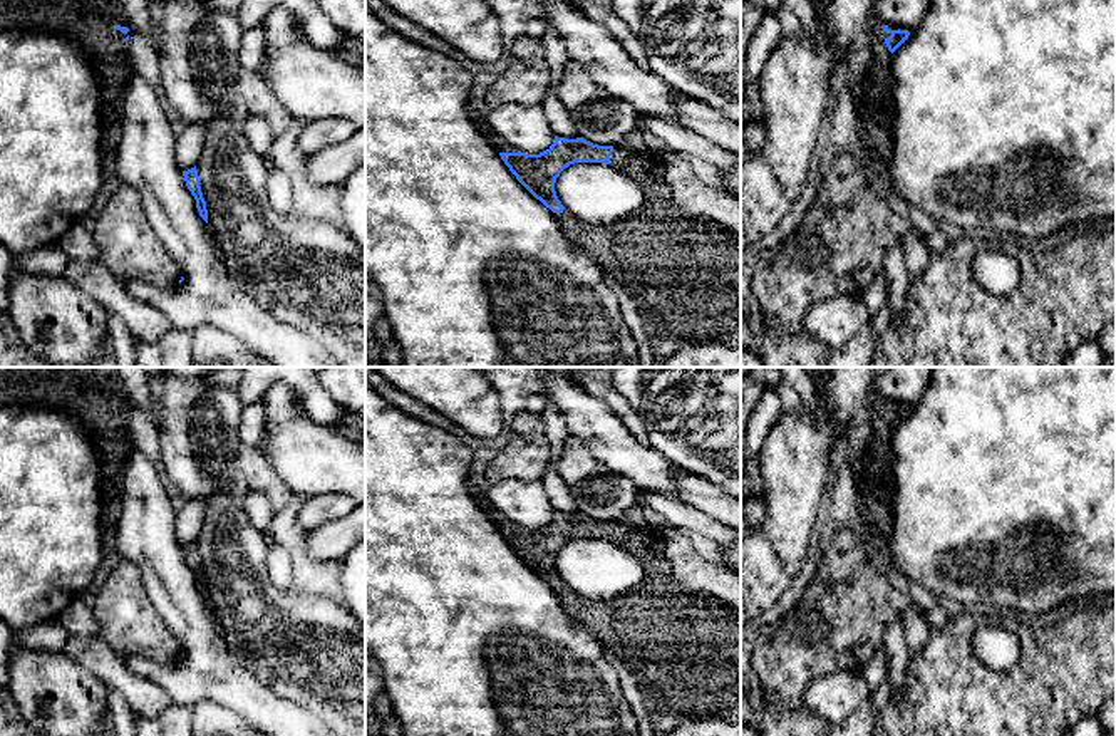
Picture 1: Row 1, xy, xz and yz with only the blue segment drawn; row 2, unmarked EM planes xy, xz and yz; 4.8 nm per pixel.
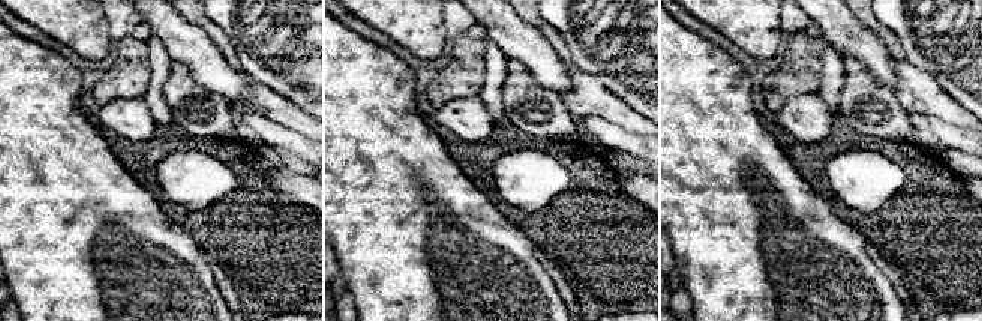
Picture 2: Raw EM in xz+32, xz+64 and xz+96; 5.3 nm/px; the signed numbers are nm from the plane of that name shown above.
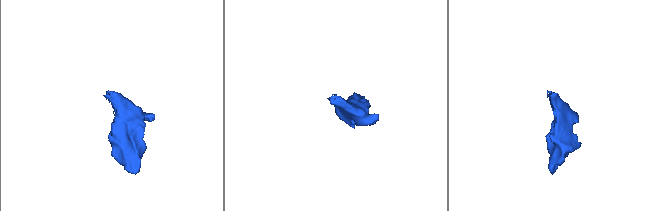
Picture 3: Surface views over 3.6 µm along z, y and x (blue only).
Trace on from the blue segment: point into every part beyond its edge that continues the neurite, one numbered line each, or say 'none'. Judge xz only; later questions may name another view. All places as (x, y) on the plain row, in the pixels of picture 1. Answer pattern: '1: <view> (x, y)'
1: xz (501, 522)

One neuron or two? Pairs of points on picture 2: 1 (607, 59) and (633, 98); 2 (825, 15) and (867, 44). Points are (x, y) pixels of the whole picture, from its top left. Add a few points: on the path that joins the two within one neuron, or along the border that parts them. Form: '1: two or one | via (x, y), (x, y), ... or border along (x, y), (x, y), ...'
1: one | via (616, 68), (633, 84), (633, 89)
2: one | via (835, 21), (856, 39)

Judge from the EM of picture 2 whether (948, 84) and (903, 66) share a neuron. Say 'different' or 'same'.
different

